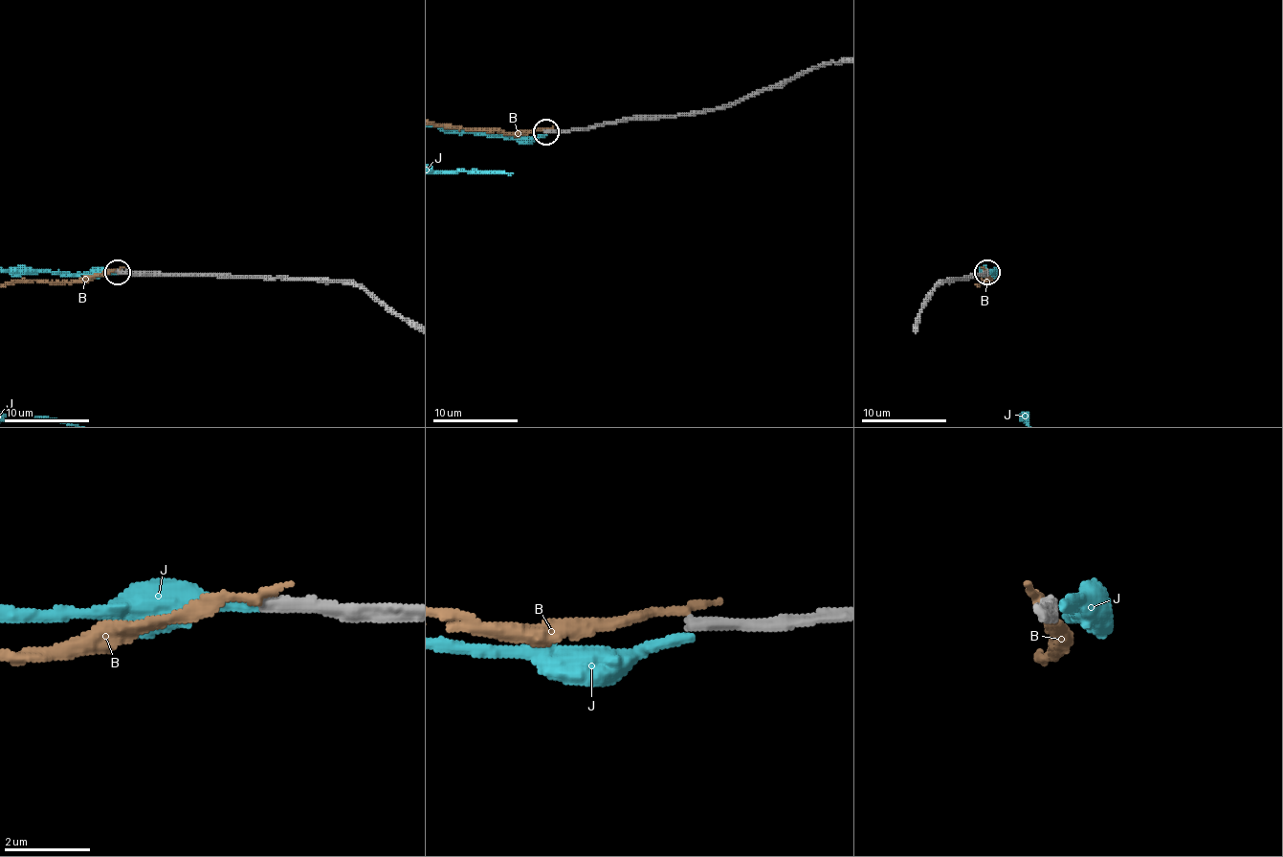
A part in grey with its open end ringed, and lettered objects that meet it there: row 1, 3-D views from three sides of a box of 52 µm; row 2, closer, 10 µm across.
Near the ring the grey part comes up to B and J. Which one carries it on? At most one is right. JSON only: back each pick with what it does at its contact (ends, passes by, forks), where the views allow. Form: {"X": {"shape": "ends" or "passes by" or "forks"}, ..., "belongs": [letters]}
{"belongs": []}

